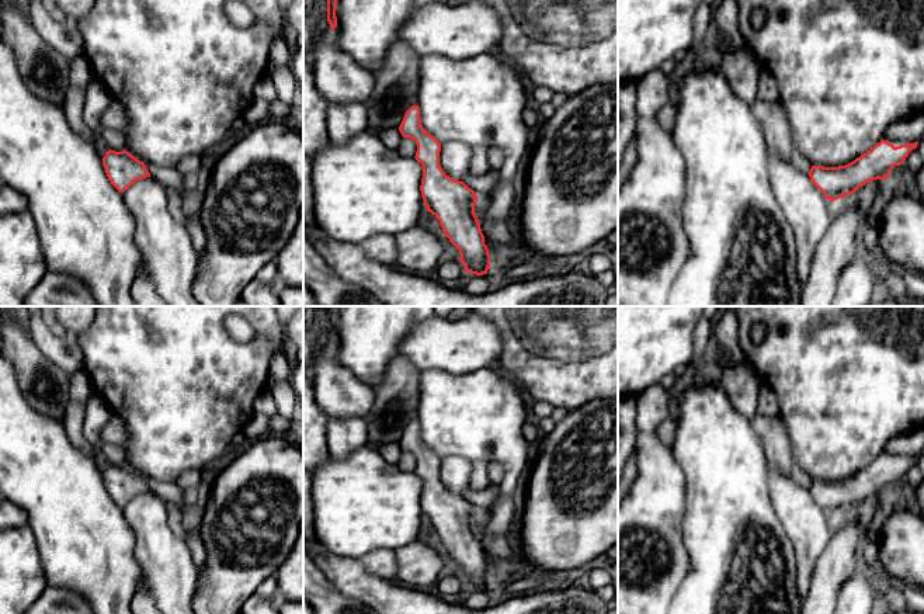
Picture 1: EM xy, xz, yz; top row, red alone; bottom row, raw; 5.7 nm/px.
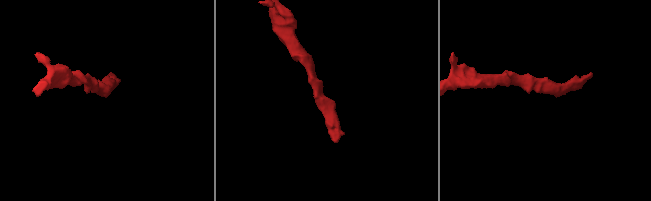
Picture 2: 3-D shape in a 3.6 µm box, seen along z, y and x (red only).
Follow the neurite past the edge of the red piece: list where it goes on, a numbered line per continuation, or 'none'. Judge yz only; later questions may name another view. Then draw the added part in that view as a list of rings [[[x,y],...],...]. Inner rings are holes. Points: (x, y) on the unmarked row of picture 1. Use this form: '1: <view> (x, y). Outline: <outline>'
none

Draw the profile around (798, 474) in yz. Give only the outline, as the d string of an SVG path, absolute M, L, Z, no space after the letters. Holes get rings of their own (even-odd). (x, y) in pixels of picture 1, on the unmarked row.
M796 464L792 465L792 469L791 469L791 475L793 478L793 481L803 486L803 488L809 488L810 483L812 483L812 478Z

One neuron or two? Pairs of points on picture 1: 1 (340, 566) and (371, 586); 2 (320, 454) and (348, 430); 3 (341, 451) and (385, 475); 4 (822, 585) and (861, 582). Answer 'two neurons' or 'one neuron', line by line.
1: one neuron
2: two neurons
3: two neurons
4: two neurons

